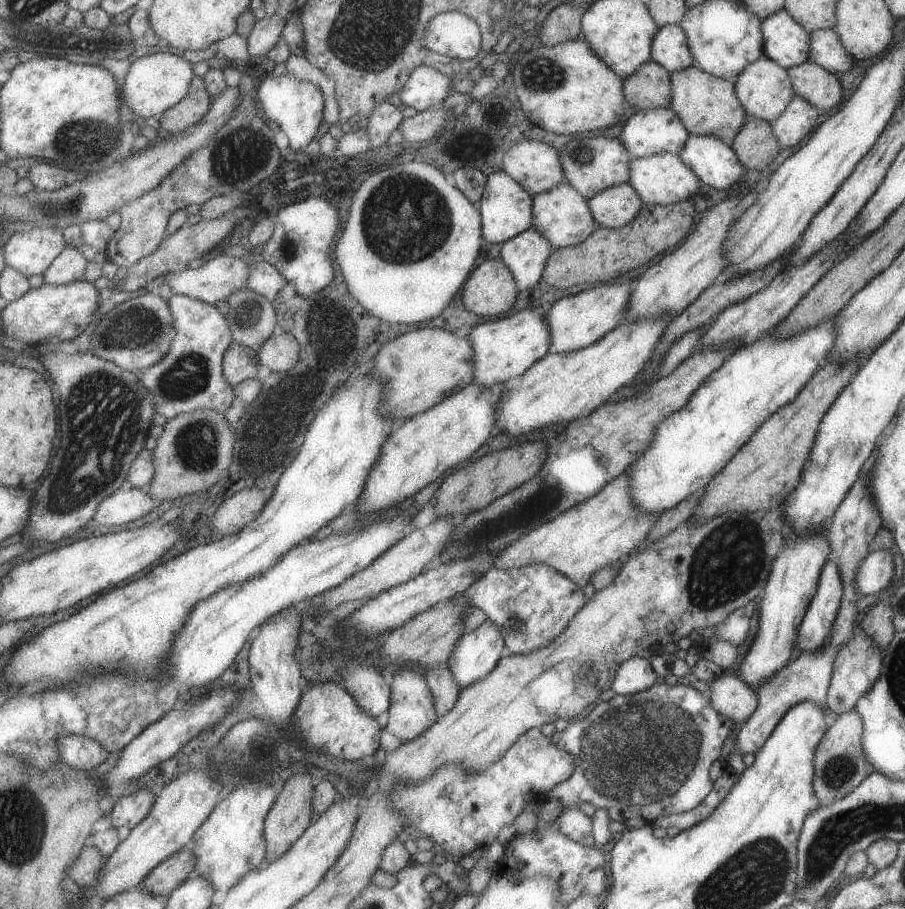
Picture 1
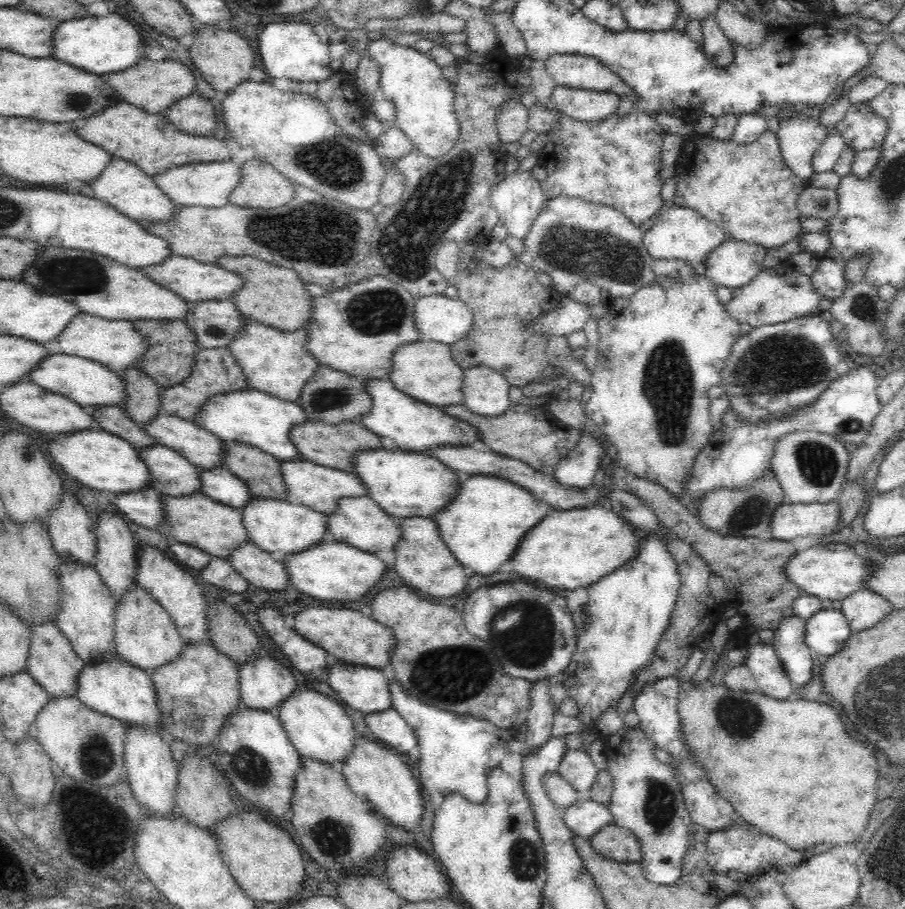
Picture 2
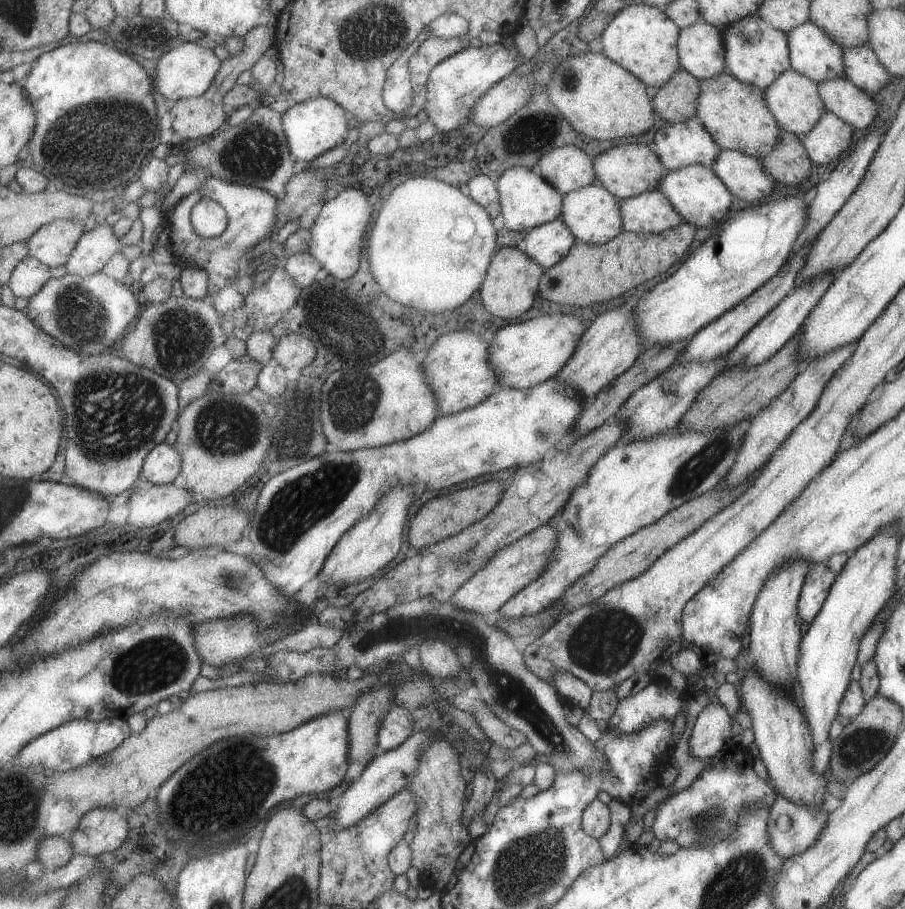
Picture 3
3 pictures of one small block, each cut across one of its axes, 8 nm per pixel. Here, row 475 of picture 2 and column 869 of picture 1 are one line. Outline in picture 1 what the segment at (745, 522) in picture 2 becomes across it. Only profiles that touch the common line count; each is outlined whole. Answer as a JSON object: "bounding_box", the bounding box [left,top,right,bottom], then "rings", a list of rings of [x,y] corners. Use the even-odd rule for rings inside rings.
{"bounding_box":[812,709,875,806],"rings":[[[851,709],[849,712],[836,716],[836,720],[829,728],[827,727],[823,738],[817,743],[813,755],[812,786],[820,806],[829,806],[835,800],[843,798],[875,771],[861,750],[862,732],[861,716]]]}

